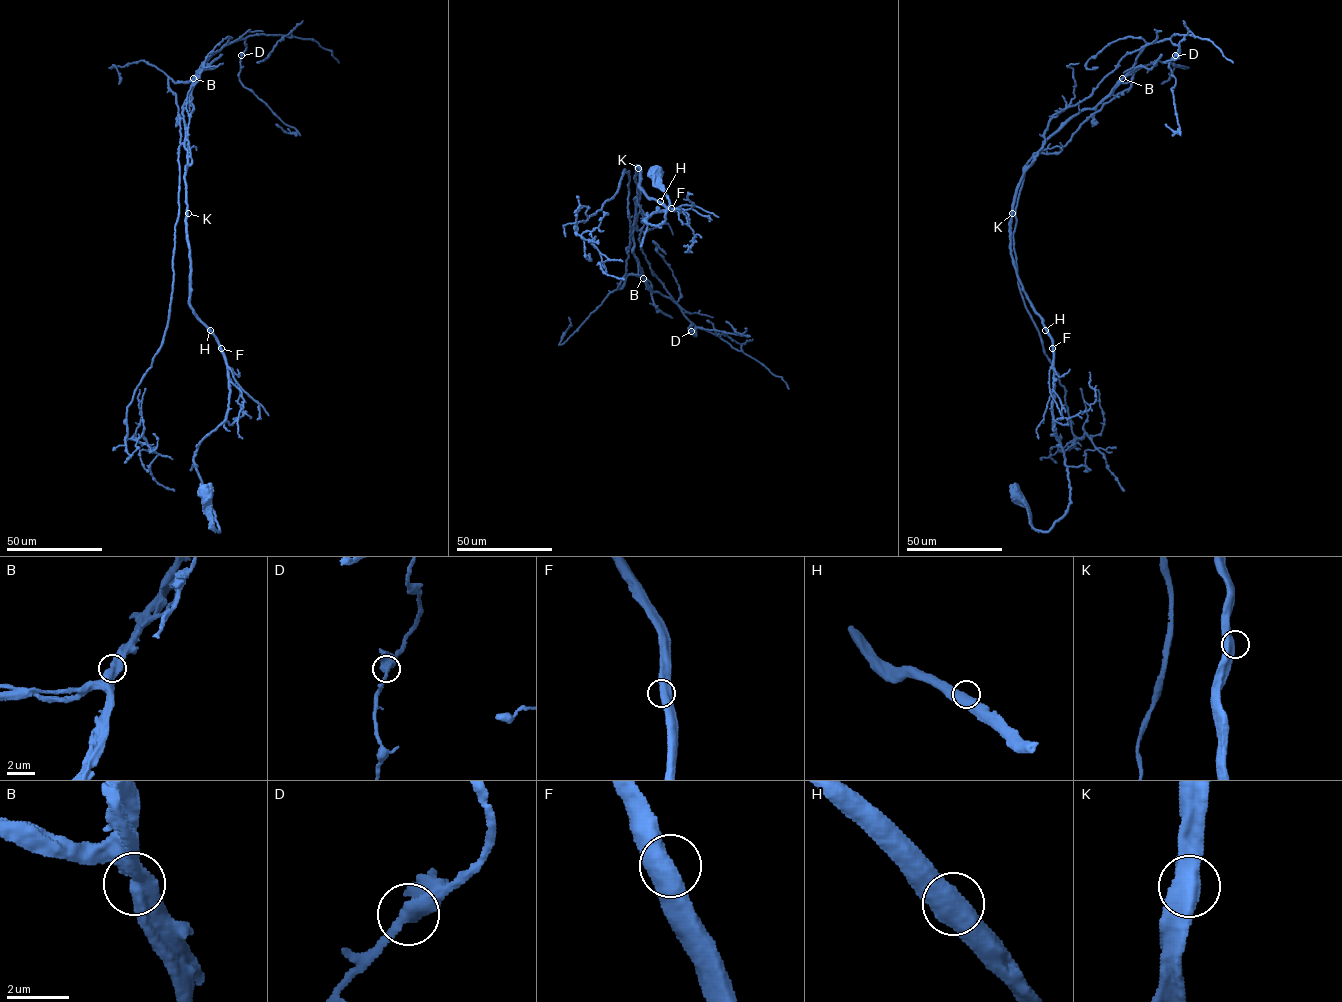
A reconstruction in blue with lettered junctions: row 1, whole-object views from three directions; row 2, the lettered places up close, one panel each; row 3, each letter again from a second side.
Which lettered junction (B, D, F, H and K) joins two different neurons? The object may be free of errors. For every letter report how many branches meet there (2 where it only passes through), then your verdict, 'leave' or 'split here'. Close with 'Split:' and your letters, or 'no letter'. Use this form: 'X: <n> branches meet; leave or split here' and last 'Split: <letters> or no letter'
B: 2 branches meet; split here
D: 2 branches meet; leave
F: 2 branches meet; leave
H: 2 branches meet; leave
K: 2 branches meet; leave
Split: B

